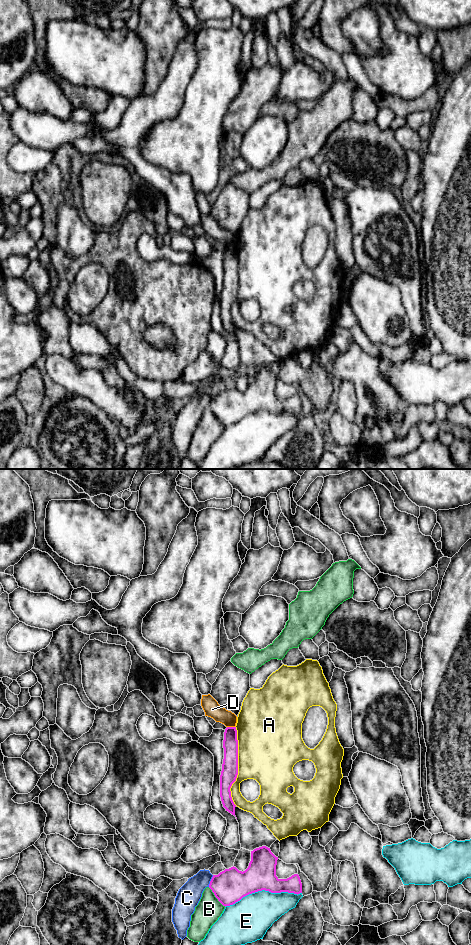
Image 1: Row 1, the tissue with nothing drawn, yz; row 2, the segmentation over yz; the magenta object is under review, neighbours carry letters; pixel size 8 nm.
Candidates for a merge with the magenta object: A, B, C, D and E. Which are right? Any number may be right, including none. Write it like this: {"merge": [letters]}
{"merge": []}

